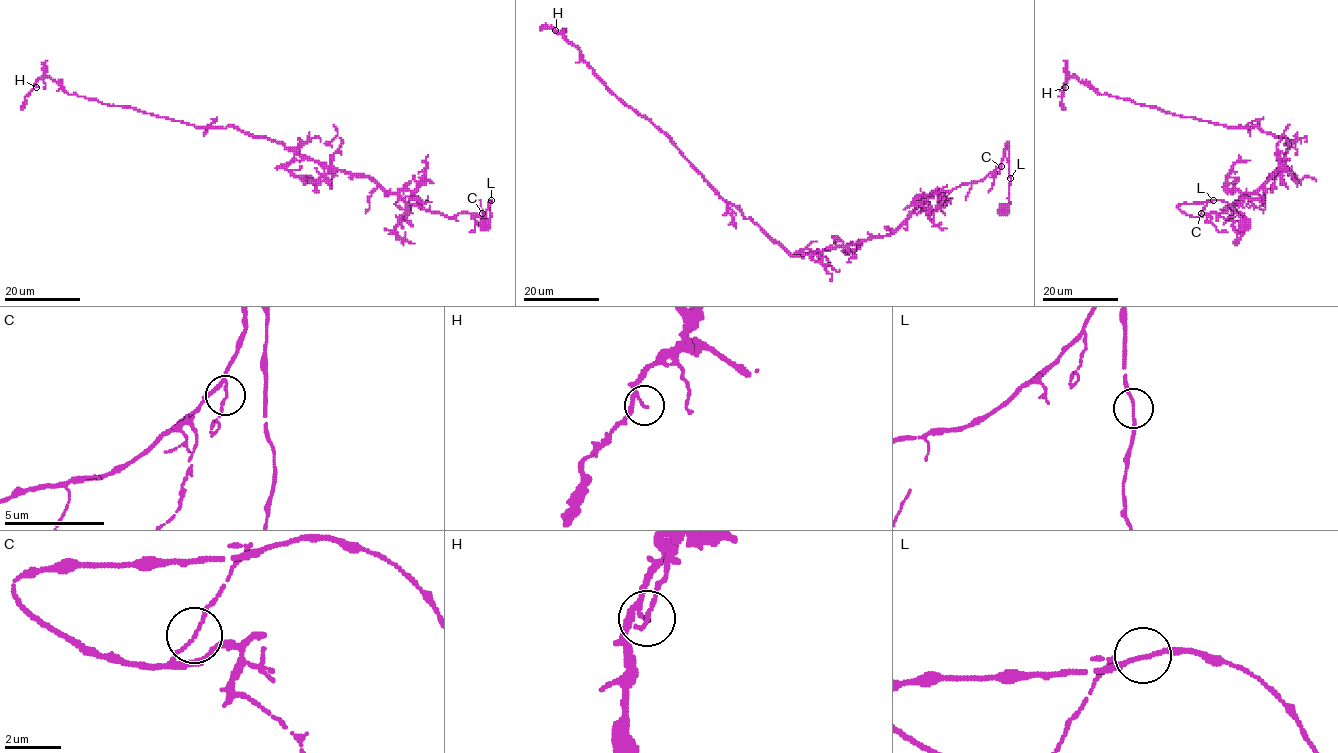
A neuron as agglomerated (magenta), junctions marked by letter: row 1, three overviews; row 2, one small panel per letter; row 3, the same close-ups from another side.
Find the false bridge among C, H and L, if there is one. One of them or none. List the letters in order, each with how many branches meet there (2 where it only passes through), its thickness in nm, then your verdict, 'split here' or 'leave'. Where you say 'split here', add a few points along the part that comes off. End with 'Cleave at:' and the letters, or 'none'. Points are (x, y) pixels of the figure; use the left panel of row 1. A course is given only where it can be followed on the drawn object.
C: 2 | 100 nm | leave
H: 2 | 150 nm | leave
L: 2 | 130 nm | leave
Cleave at: none

